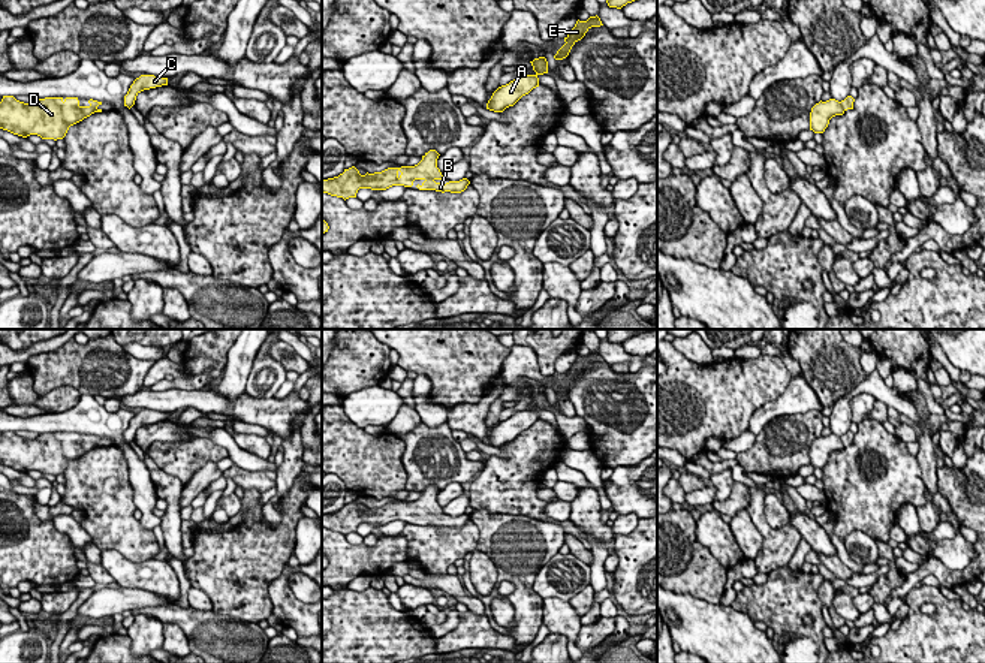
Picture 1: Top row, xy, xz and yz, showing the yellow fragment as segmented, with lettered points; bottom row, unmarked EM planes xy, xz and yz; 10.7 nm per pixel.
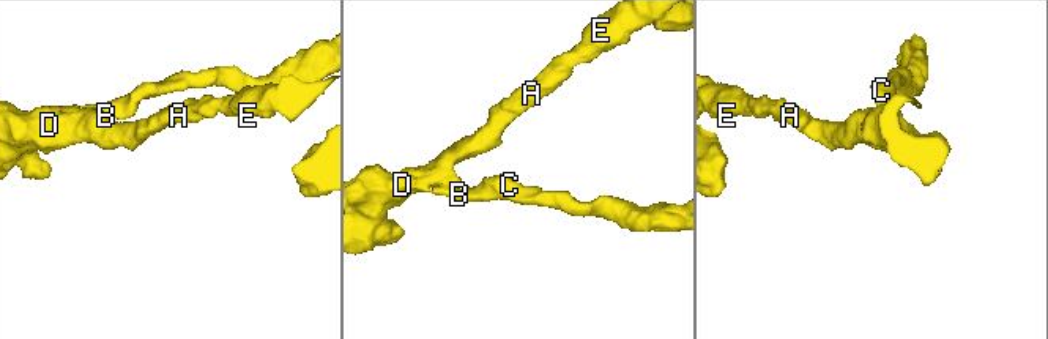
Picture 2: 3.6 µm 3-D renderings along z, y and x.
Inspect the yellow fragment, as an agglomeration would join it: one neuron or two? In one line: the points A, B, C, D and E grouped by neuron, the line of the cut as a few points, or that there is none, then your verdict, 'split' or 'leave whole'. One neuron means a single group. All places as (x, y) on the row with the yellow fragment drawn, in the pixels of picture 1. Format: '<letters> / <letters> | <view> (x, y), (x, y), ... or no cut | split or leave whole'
A B C D E | no cut | leave whole

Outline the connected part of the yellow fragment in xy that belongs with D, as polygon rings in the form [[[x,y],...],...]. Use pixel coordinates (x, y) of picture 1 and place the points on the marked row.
[[[3,96],[0,102],[0,129],[27,138],[37,135],[42,139],[63,139],[70,126],[94,112],[102,102],[88,100],[81,106],[78,97],[45,97],[36,103],[24,103],[13,96]]]

